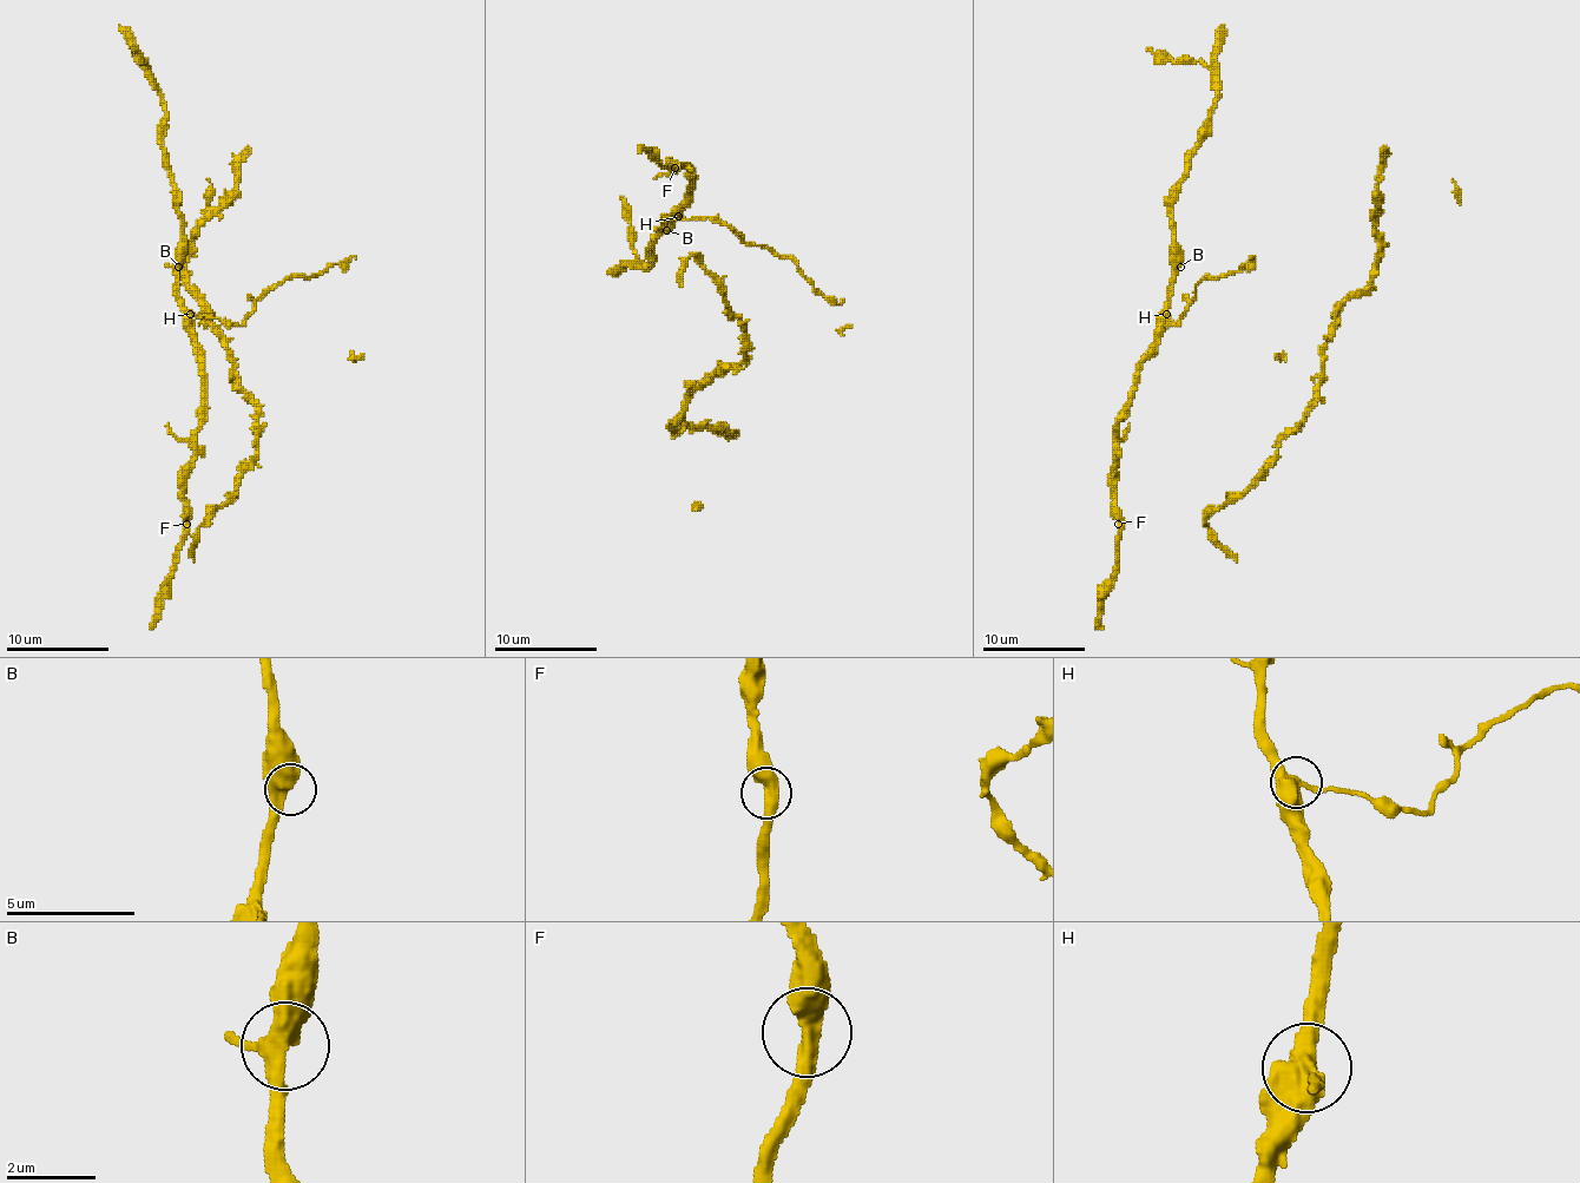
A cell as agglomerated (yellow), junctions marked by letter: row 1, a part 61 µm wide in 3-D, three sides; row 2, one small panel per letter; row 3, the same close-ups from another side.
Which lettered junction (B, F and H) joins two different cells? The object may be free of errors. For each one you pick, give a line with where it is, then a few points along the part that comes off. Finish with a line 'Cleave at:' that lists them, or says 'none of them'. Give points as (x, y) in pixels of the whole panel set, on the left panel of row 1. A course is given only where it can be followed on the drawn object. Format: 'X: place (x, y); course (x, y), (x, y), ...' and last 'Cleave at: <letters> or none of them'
H: place (190, 314); course (191, 313), (239, 326), (258, 300), (287, 280), (322, 274), (355, 258)
Cleave at: H

